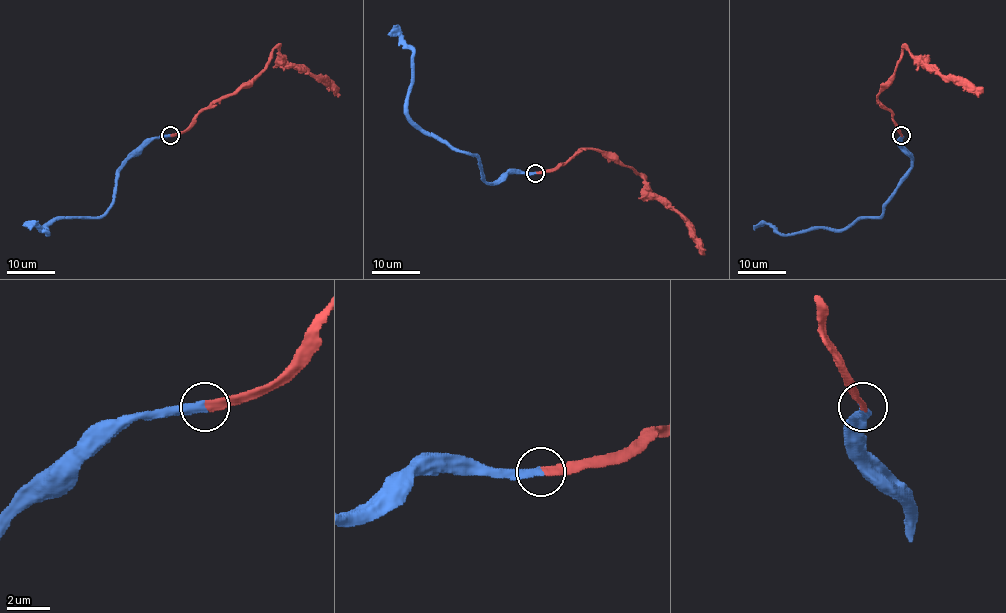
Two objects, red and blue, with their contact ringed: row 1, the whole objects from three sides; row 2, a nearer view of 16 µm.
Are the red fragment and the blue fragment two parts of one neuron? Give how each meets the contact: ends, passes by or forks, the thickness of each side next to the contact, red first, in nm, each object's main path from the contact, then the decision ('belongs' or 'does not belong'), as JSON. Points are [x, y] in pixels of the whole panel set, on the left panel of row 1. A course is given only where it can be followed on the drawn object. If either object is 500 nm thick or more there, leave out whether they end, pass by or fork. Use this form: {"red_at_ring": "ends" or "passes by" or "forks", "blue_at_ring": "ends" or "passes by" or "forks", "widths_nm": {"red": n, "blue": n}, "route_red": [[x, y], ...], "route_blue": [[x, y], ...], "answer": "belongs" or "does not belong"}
{"red_at_ring": "ends", "blue_at_ring": "ends", "widths_nm": {"red": 360, "blue": 360}, "route_red": [[170, 136], [183, 132], [215, 99], [247, 86], [265, 68], [274, 48], [288, 63], [303, 66], [337, 92]], "route_blue": [[170, 136], [145, 142], [127, 160], [102, 215], [56, 216], [42, 230], [47, 234], [36, 223], [27, 228]], "answer": "belongs"}

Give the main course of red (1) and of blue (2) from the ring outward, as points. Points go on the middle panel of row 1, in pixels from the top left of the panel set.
1: (535, 173), (565, 164), (581, 149), (612, 154), (686, 221), (689, 236), (702, 254)
2: (535, 173), (504, 173), (487, 183), (475, 156), (453, 150), (411, 119), (407, 113), (412, 50), (393, 25)

